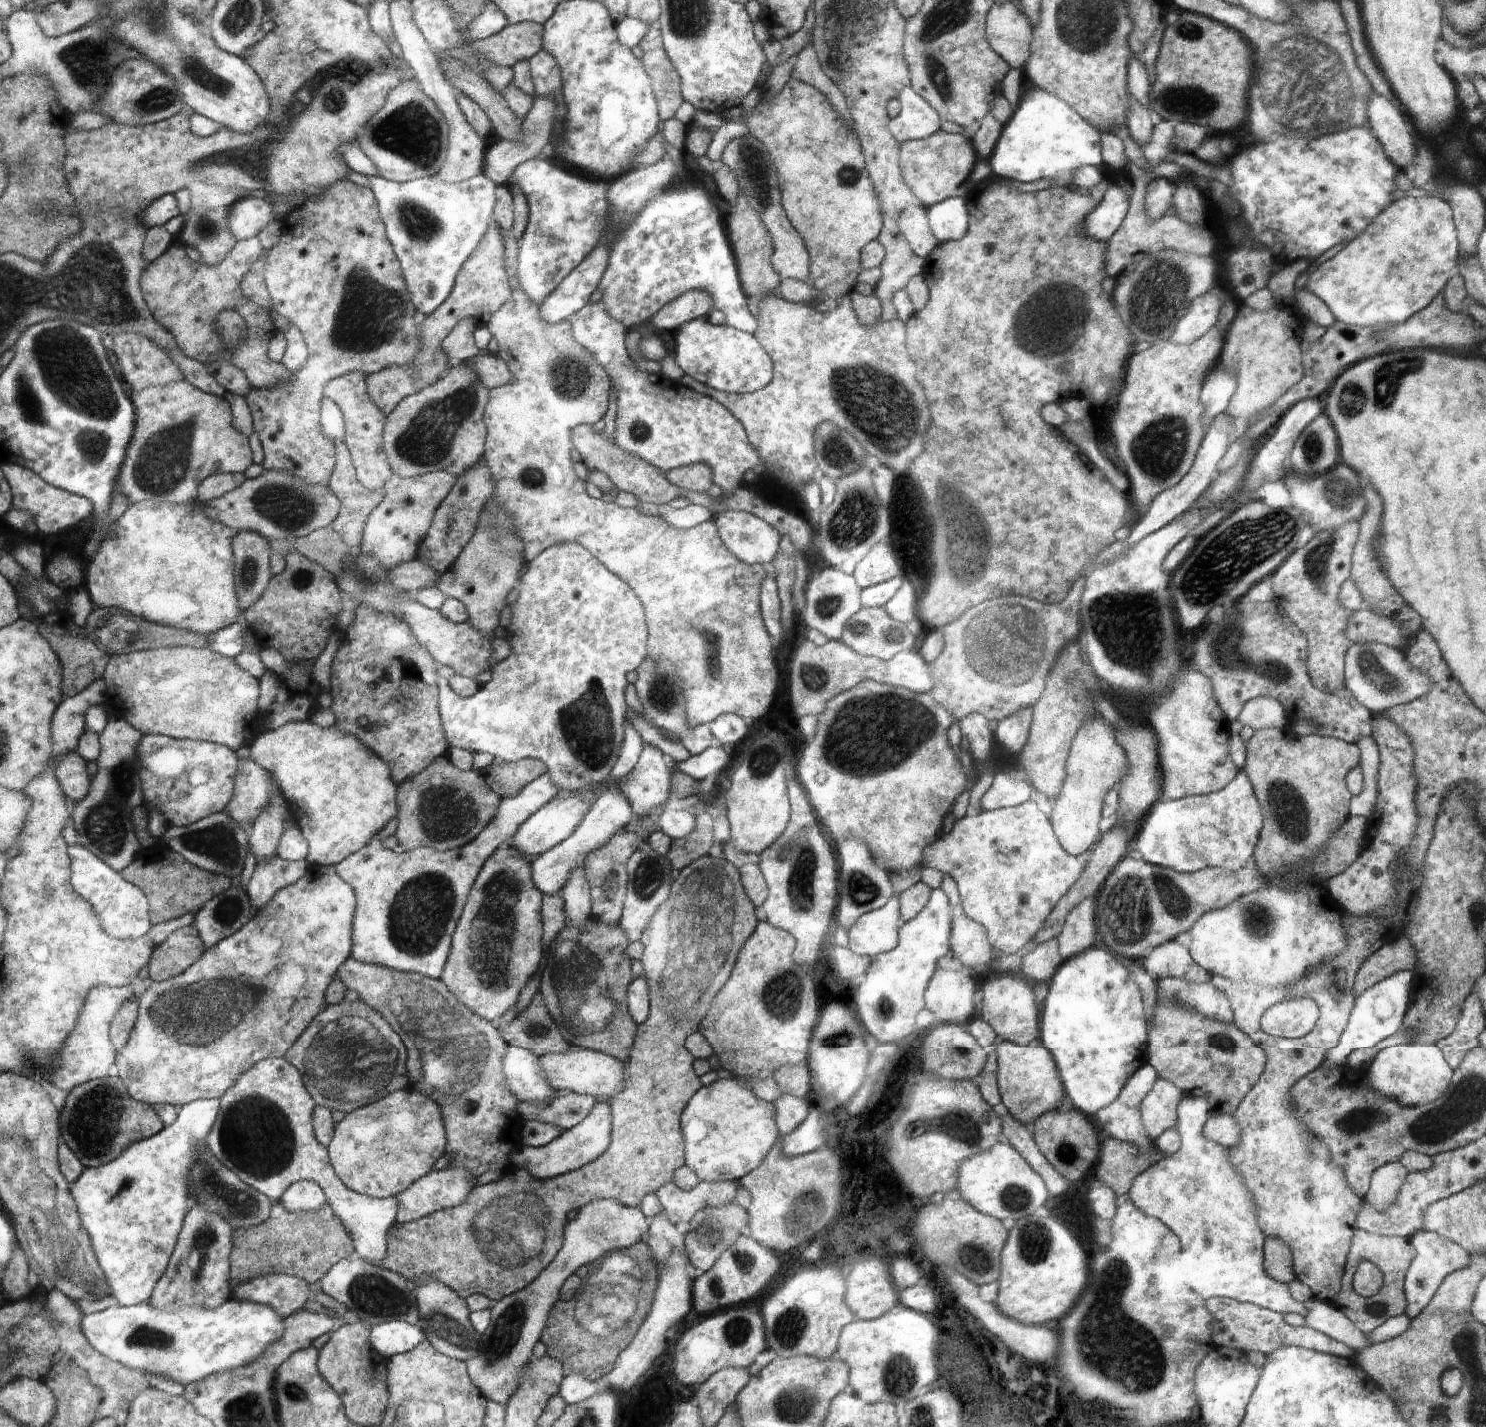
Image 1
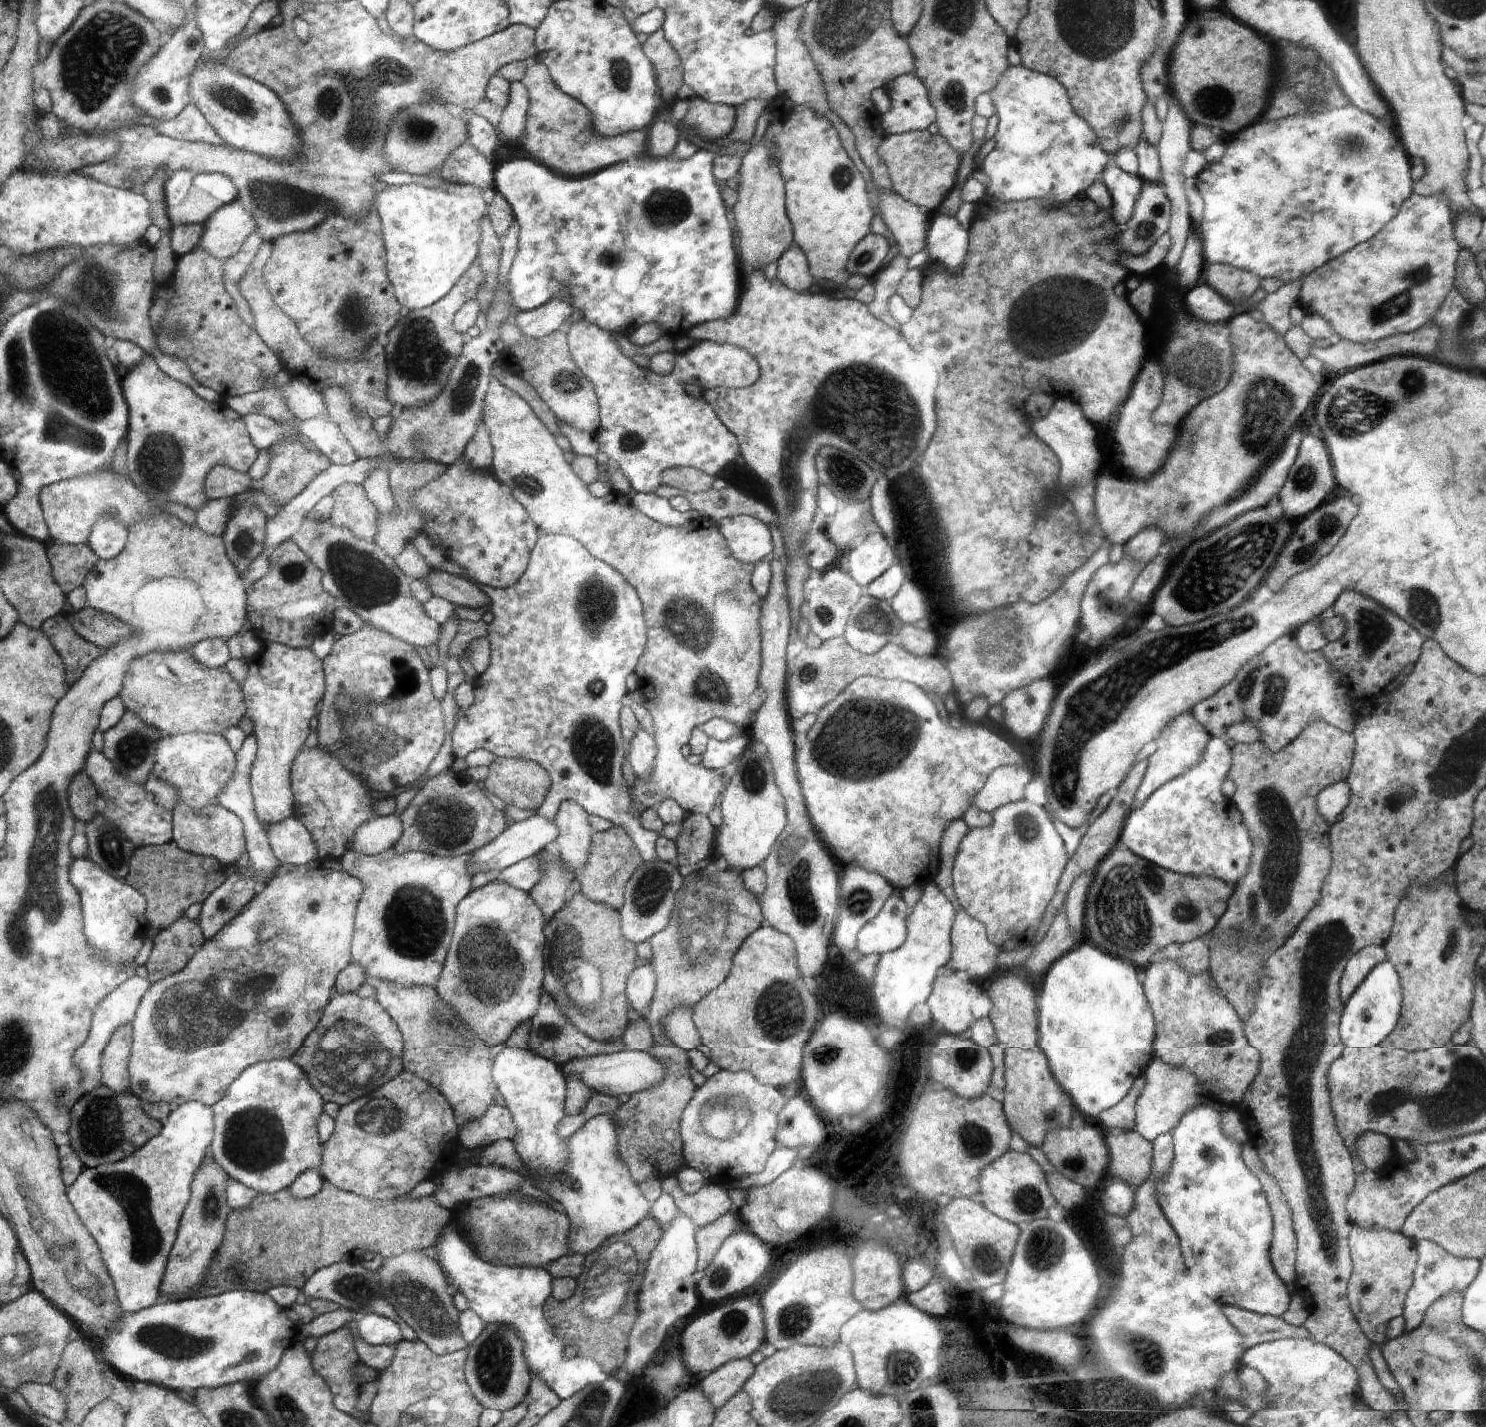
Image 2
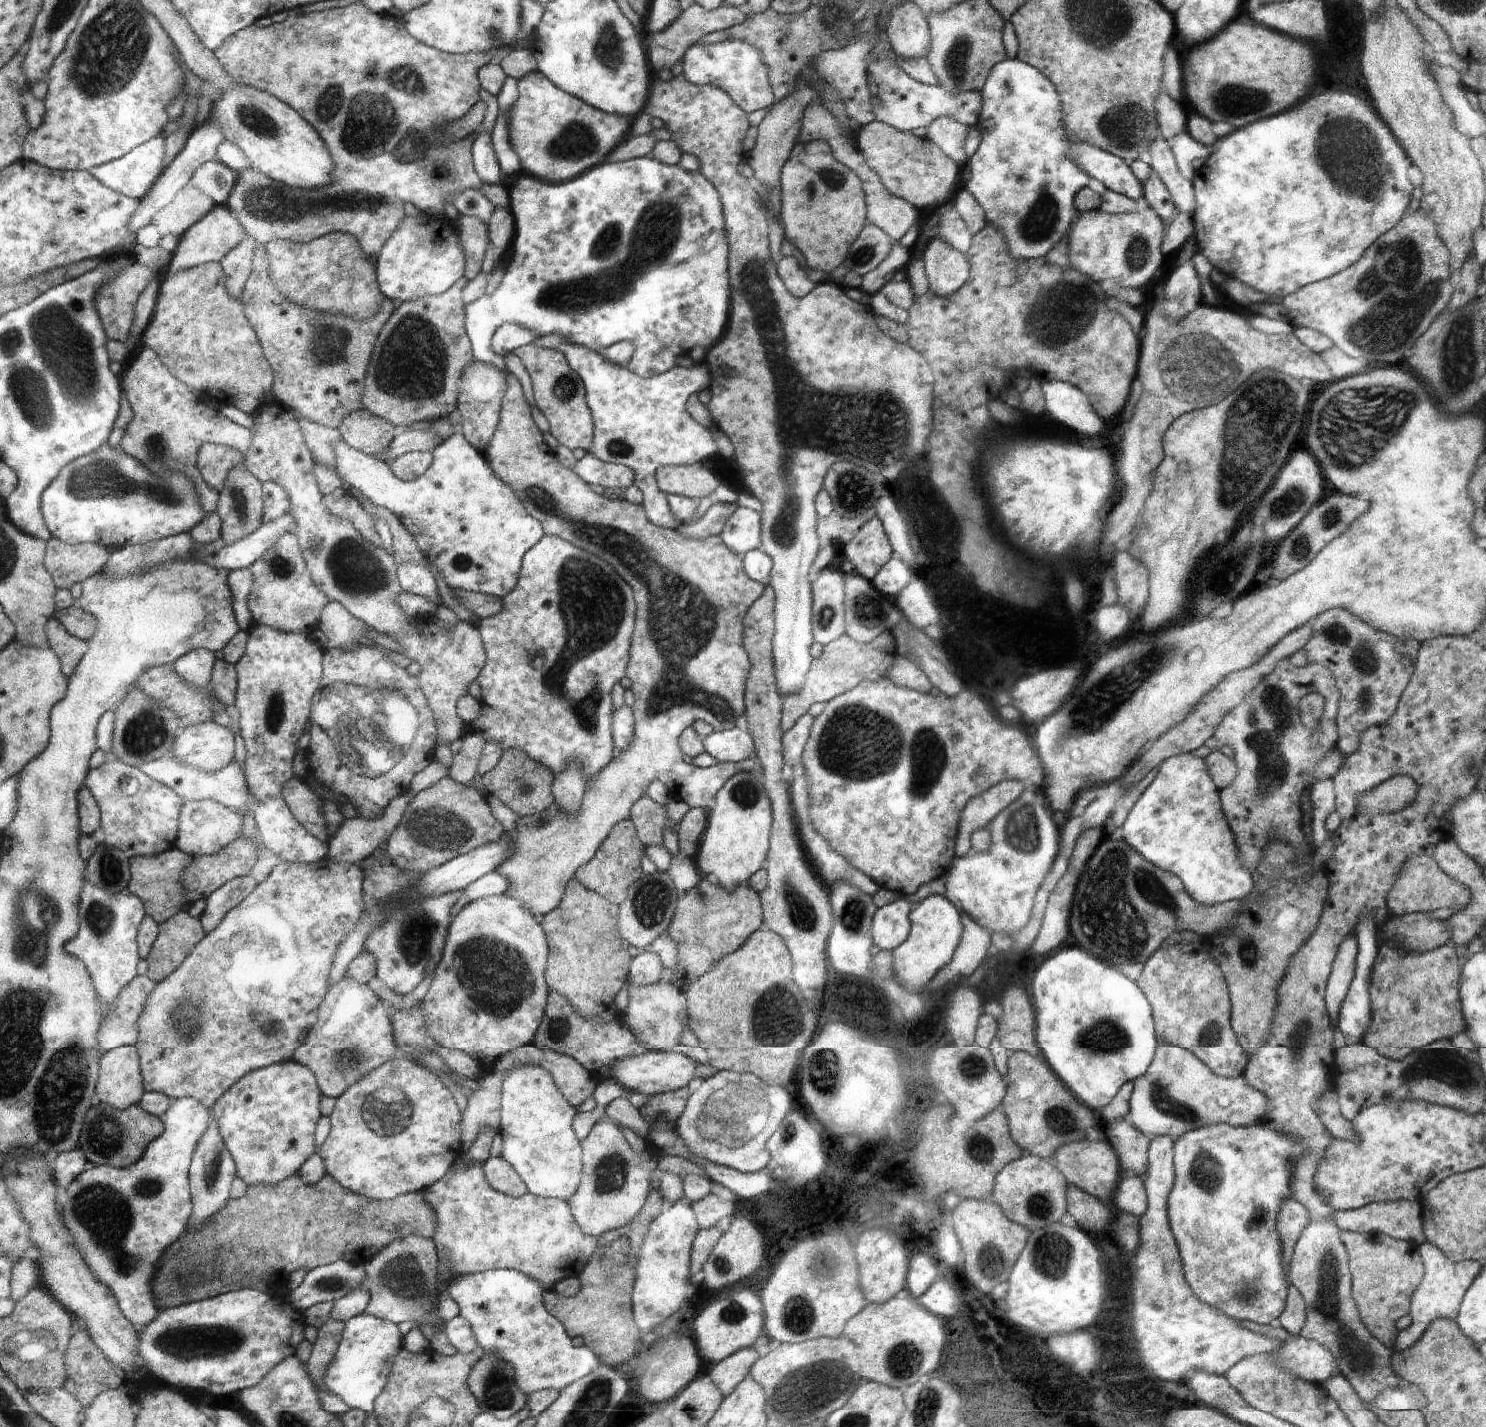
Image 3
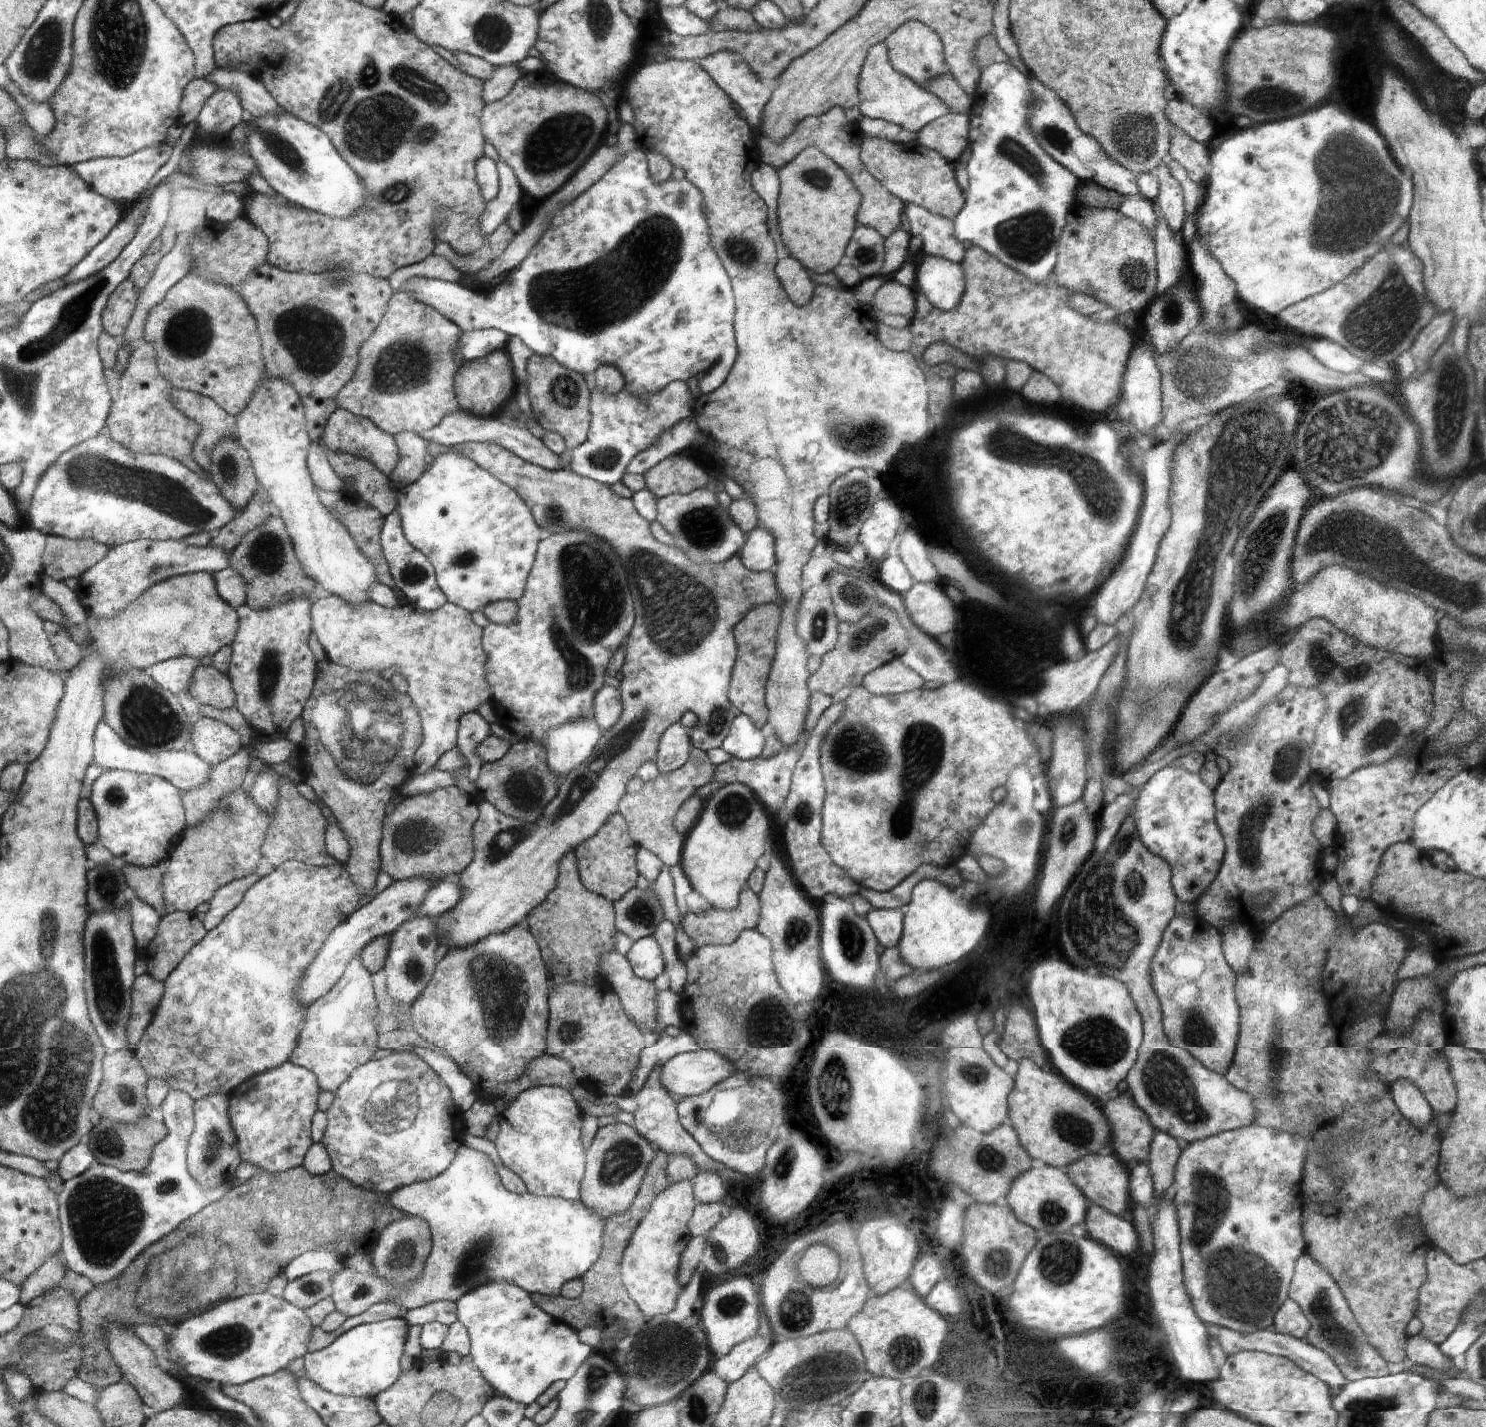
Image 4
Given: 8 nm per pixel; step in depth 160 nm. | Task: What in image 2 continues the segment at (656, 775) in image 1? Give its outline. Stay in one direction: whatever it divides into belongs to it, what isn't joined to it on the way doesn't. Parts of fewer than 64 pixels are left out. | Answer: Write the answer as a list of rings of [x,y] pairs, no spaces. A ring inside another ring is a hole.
[[[639,725],[634,738],[628,742],[628,745],[633,746],[632,765],[634,774],[640,780],[650,780],[652,764],[654,764],[656,752],[658,752],[653,736]]]

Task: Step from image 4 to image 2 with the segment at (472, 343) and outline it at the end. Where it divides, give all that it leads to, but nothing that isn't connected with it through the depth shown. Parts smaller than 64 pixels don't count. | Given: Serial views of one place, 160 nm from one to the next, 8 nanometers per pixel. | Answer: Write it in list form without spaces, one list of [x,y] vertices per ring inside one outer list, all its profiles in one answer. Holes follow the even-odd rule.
[[[549,300],[548,304],[516,314],[518,326],[530,338],[540,338],[563,329],[563,324],[574,313],[568,300]]]

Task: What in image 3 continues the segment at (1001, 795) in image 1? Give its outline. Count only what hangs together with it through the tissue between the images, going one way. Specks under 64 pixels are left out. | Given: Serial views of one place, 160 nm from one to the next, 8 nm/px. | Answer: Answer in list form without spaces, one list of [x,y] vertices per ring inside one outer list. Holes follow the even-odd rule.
[[[1003,780],[970,800],[960,818],[956,836],[957,857],[966,857],[972,851],[971,836],[980,827],[988,827],[990,822],[1013,803],[1023,792],[1024,784],[1019,780]]]

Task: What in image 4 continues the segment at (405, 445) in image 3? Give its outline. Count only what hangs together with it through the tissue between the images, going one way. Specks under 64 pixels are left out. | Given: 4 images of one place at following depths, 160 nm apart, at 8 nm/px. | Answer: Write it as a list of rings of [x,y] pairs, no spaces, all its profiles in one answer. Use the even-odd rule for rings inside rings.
[[[458,410],[445,416],[436,427],[428,431],[422,438],[442,446],[454,446],[466,441],[494,441],[504,448],[517,453],[519,457],[522,457],[522,460],[530,461],[532,464],[542,468],[558,470],[562,467],[559,455],[552,452],[542,442],[542,439],[532,435],[526,427],[510,426],[506,422],[502,422],[500,417],[483,419],[475,417],[466,411]]]

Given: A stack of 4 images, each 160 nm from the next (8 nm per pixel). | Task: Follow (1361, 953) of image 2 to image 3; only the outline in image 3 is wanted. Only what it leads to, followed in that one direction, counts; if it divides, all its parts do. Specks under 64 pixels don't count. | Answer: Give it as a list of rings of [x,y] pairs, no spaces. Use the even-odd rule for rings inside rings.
[[[1351,935],[1342,941],[1332,963],[1325,988],[1325,1003],[1332,1024],[1336,1024],[1338,1020],[1341,1006],[1354,978],[1358,951],[1357,938]]]

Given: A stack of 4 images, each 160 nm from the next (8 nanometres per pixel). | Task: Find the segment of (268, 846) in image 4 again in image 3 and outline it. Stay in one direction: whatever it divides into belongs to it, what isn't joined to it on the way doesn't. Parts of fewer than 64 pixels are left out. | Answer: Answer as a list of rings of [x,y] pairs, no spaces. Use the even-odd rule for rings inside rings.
[[[294,777],[286,784],[283,800],[308,832],[323,841],[328,840],[328,829],[325,828],[324,813],[321,812],[321,800],[308,788],[305,779]]]

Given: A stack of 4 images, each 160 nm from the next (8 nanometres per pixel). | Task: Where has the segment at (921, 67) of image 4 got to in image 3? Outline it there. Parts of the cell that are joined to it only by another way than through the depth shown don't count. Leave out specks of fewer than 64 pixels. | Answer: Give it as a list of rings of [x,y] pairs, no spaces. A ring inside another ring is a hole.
[[[910,1],[895,6],[885,32],[892,50],[904,60],[925,58],[931,47],[928,18],[916,3]]]

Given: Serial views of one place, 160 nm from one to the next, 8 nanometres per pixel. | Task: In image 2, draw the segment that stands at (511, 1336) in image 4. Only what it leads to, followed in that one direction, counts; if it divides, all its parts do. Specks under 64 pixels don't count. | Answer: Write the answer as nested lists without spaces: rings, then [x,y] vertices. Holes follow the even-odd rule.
[[[446,1226],[444,1232],[440,1234],[441,1239],[436,1241],[437,1251],[439,1252],[438,1260],[442,1269],[445,1269],[447,1282],[452,1290],[458,1290],[466,1295],[471,1304],[473,1311],[479,1314],[479,1317],[485,1322],[504,1323],[510,1327],[516,1327],[521,1339],[525,1342],[525,1357],[529,1362],[529,1367],[533,1368],[535,1373],[542,1378],[561,1399],[571,1399],[577,1392],[584,1391],[586,1387],[592,1384],[600,1384],[602,1380],[608,1378],[608,1374],[604,1374],[600,1370],[601,1365],[594,1362],[591,1357],[574,1357],[565,1356],[565,1344],[554,1334],[552,1326],[548,1324],[544,1313],[546,1300],[552,1294],[552,1280],[550,1273],[546,1272],[542,1267],[512,1267],[510,1265],[496,1266],[490,1262],[477,1257],[471,1246],[454,1230]]]

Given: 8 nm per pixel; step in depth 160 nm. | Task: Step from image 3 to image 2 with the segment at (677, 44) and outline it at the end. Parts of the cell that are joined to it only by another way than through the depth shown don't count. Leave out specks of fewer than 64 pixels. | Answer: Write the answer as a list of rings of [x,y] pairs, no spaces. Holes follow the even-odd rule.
[[[661,29],[644,39],[644,50],[657,72],[657,84],[661,89],[662,99],[666,100],[666,105],[670,107],[677,98],[678,89],[683,82],[680,56],[674,50],[674,46],[664,38]]]

